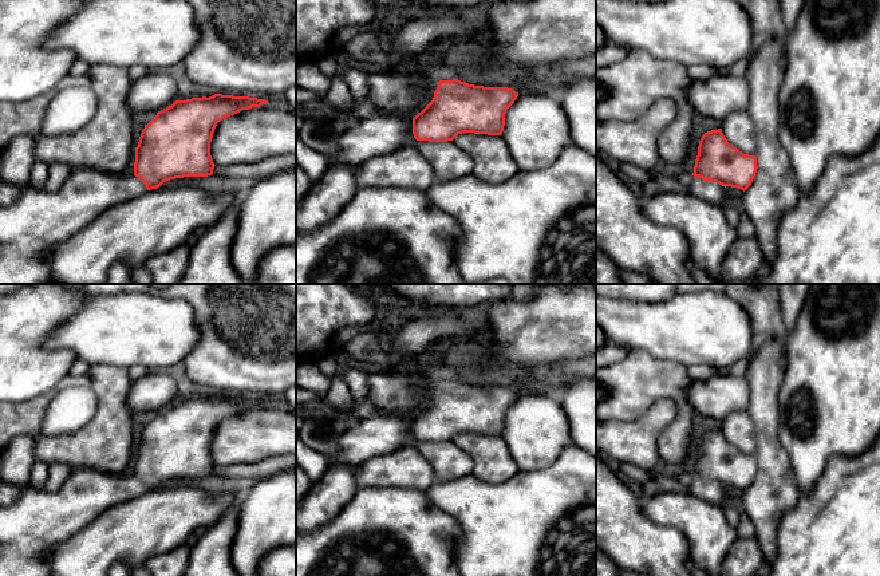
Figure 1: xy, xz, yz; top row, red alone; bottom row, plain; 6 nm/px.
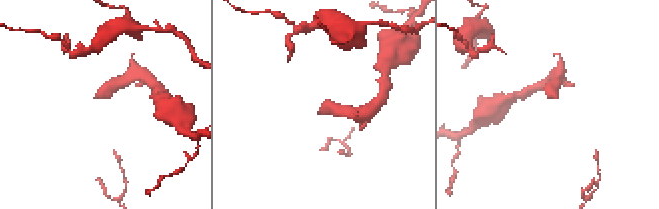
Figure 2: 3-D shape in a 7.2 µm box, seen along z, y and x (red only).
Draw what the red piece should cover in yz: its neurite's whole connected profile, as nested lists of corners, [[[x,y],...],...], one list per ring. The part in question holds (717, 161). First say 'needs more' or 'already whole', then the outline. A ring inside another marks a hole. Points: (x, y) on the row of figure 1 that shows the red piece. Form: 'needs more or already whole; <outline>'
needs more; [[[722,129],[711,130],[699,141],[688,192],[722,206],[725,188],[731,186],[745,192],[751,185],[757,169],[755,155],[743,154],[730,145]]]

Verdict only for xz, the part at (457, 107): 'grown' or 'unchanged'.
grown

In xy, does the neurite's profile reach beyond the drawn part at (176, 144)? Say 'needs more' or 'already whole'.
needs more

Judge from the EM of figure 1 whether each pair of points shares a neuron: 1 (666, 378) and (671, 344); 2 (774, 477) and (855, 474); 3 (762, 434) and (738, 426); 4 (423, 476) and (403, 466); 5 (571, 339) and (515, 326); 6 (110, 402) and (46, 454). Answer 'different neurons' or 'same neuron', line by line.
1: different neurons
2: different neurons
3: different neurons
4: same neuron
5: same neuron
6: same neuron

